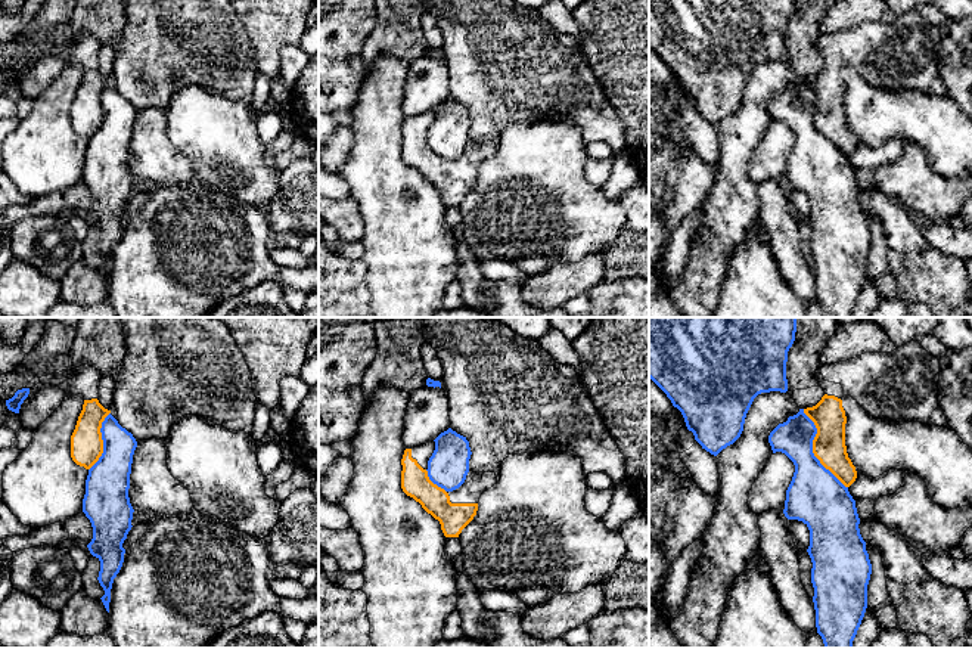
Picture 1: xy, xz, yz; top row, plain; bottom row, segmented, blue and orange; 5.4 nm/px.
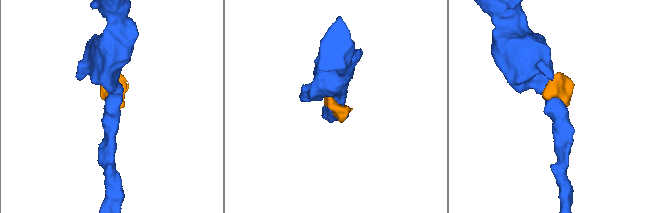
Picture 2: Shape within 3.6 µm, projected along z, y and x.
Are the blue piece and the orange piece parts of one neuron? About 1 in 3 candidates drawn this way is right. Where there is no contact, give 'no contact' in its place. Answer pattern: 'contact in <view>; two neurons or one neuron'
contact in yz; two neurons

